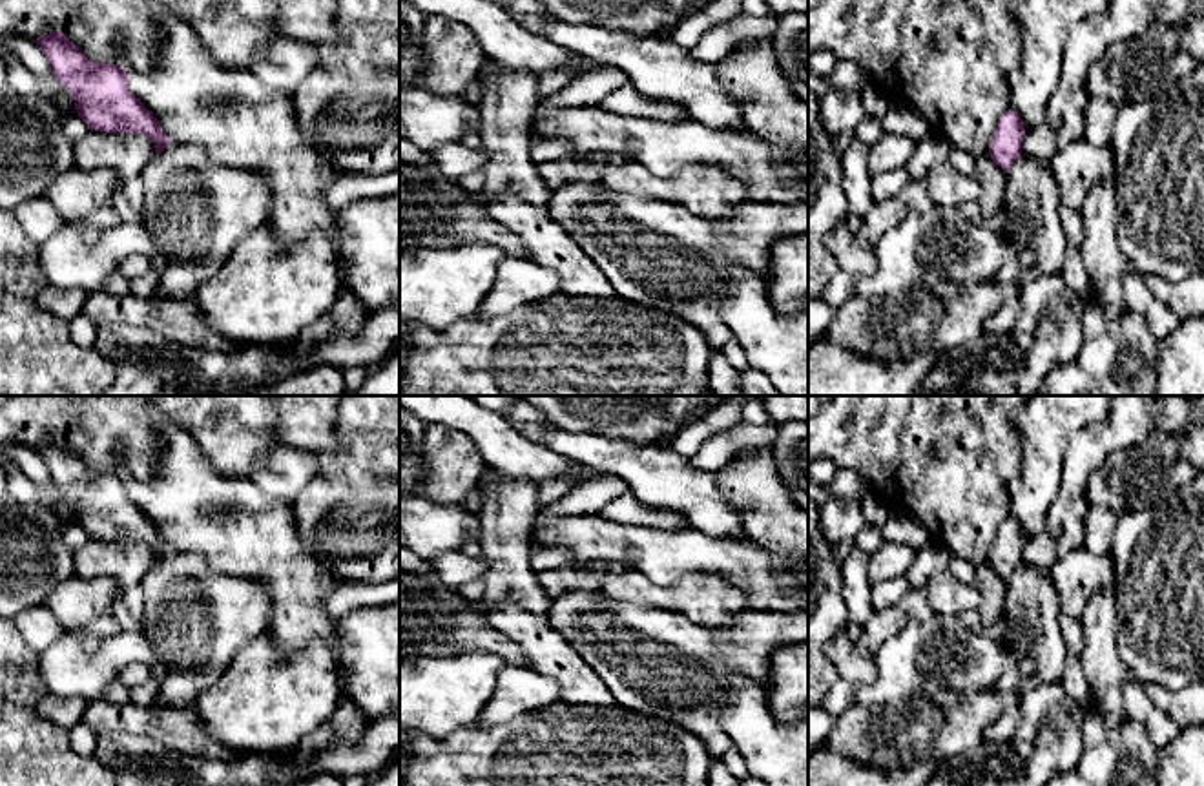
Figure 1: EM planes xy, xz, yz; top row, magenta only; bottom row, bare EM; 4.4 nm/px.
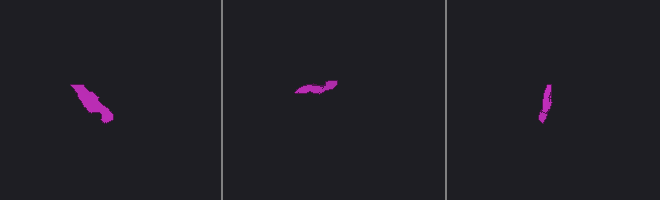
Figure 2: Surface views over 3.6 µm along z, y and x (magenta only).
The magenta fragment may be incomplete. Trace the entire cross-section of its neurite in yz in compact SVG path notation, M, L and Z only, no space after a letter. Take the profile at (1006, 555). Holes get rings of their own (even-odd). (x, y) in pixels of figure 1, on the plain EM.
M1009 518L998 531L991 547L989 562L978 567L976 587L981 593L978 615L983 624L992 624L1003 615L1005 580L1022 564L1025 534L1018 522Z

